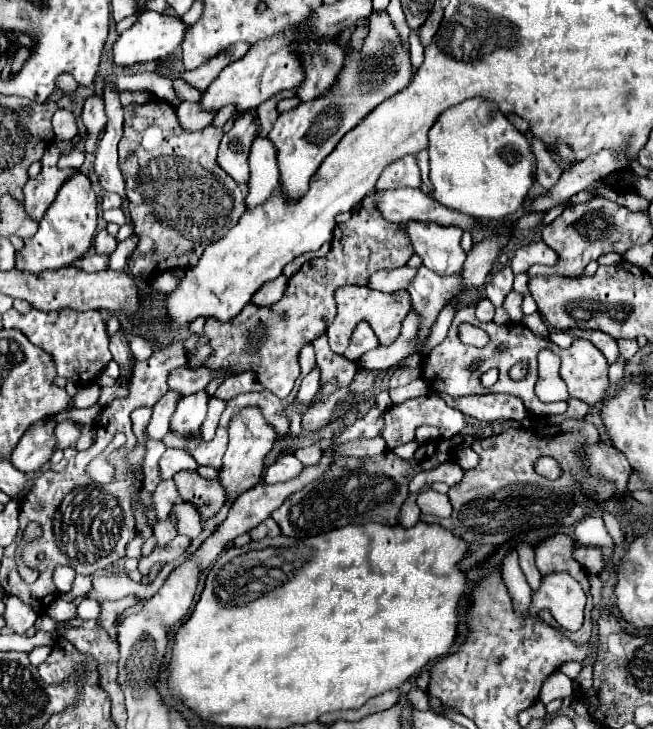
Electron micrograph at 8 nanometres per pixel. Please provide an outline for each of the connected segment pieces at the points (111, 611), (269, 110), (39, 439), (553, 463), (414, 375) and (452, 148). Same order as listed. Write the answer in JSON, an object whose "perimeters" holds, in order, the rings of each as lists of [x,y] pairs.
{"perimeters":[[[[124,597],[124,599],[120,599],[120,601],[110,601],[110,603],[102,603],[100,607],[102,607],[102,613],[100,613],[100,617],[98,617],[98,621],[102,623],[102,627],[106,627],[106,631],[114,642],[117,642],[117,627],[116,623],[114,623],[114,615],[118,613],[118,611],[122,611],[122,609],[128,609],[128,607],[132,607],[132,605],[136,605],[136,599],[138,597]]],[[[284,93],[268,99],[266,103],[262,103],[258,107],[258,123],[260,123],[260,135],[268,135],[272,125],[274,125],[274,119],[278,117],[278,111],[276,111],[276,103],[284,97]]],[[[54,419],[34,423],[34,427],[30,427],[30,431],[26,431],[26,435],[22,437],[22,443],[14,447],[10,463],[26,475],[36,473],[50,459],[52,449],[56,445],[54,427],[56,427]]],[[[540,457],[536,463],[534,463],[534,469],[546,477],[546,479],[558,479],[562,475],[562,467],[556,459],[552,457]]],[[[397,367],[390,378],[389,389],[405,386],[419,377],[419,368]]],[[[472,97],[466,99],[450,109],[446,109],[436,123],[432,125],[430,133],[430,181],[436,189],[434,199],[442,205],[460,211],[464,215],[472,215],[484,221],[498,221],[512,217],[518,209],[522,209],[530,197],[530,189],[534,185],[534,171],[536,171],[536,155],[528,145],[528,137],[520,133],[494,103]]]]}

